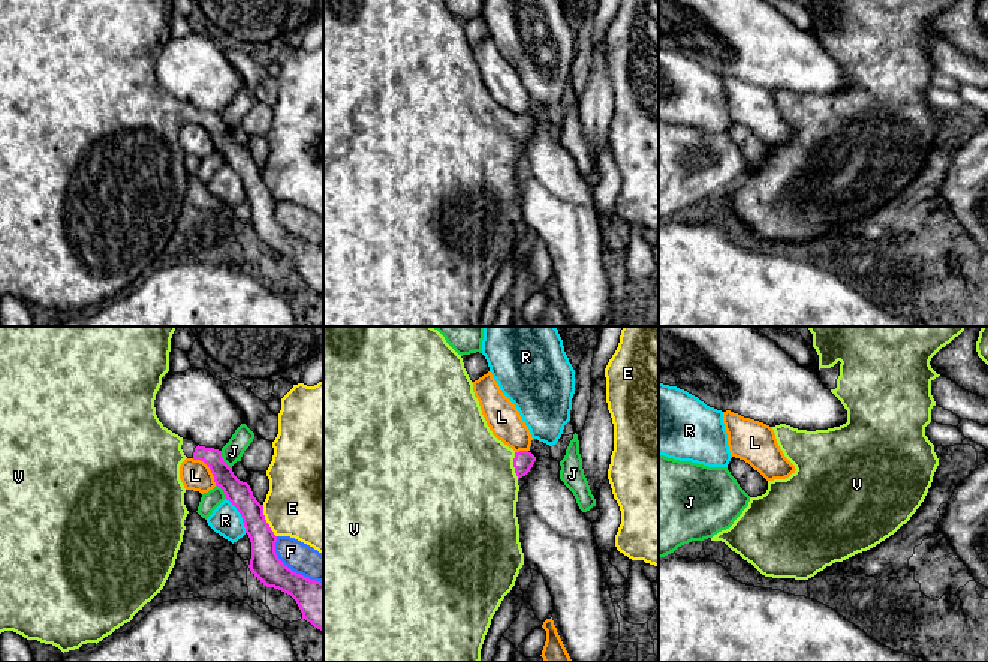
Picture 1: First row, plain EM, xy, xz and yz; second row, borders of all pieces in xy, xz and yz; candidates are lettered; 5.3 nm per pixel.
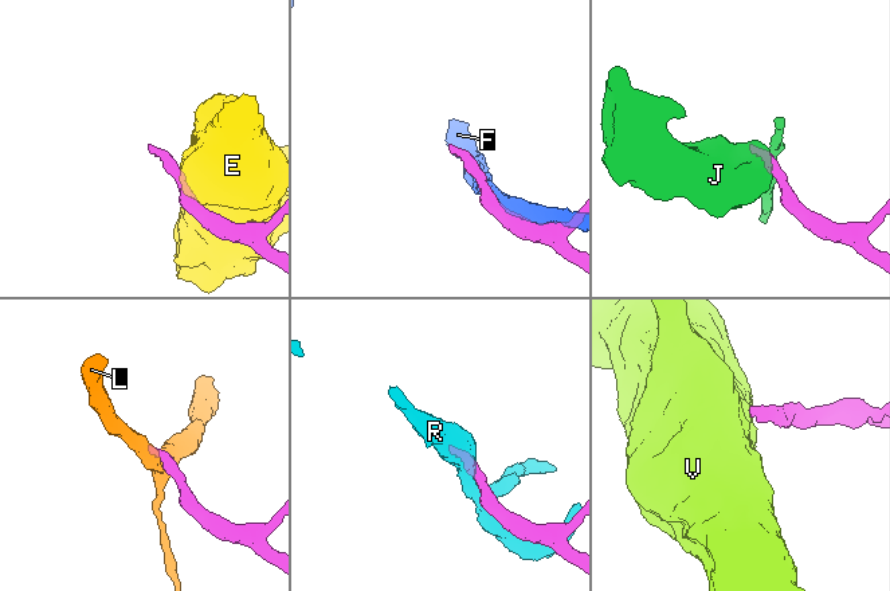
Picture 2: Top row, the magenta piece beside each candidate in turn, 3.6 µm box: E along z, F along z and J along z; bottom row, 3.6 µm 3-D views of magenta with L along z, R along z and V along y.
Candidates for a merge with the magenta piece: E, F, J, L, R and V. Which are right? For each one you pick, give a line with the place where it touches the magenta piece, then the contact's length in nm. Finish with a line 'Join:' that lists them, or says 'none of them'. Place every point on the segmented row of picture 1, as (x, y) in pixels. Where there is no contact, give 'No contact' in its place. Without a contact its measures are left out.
V: Touches magenta at xz (514, 466). Shared border 150 nm
Join: V

